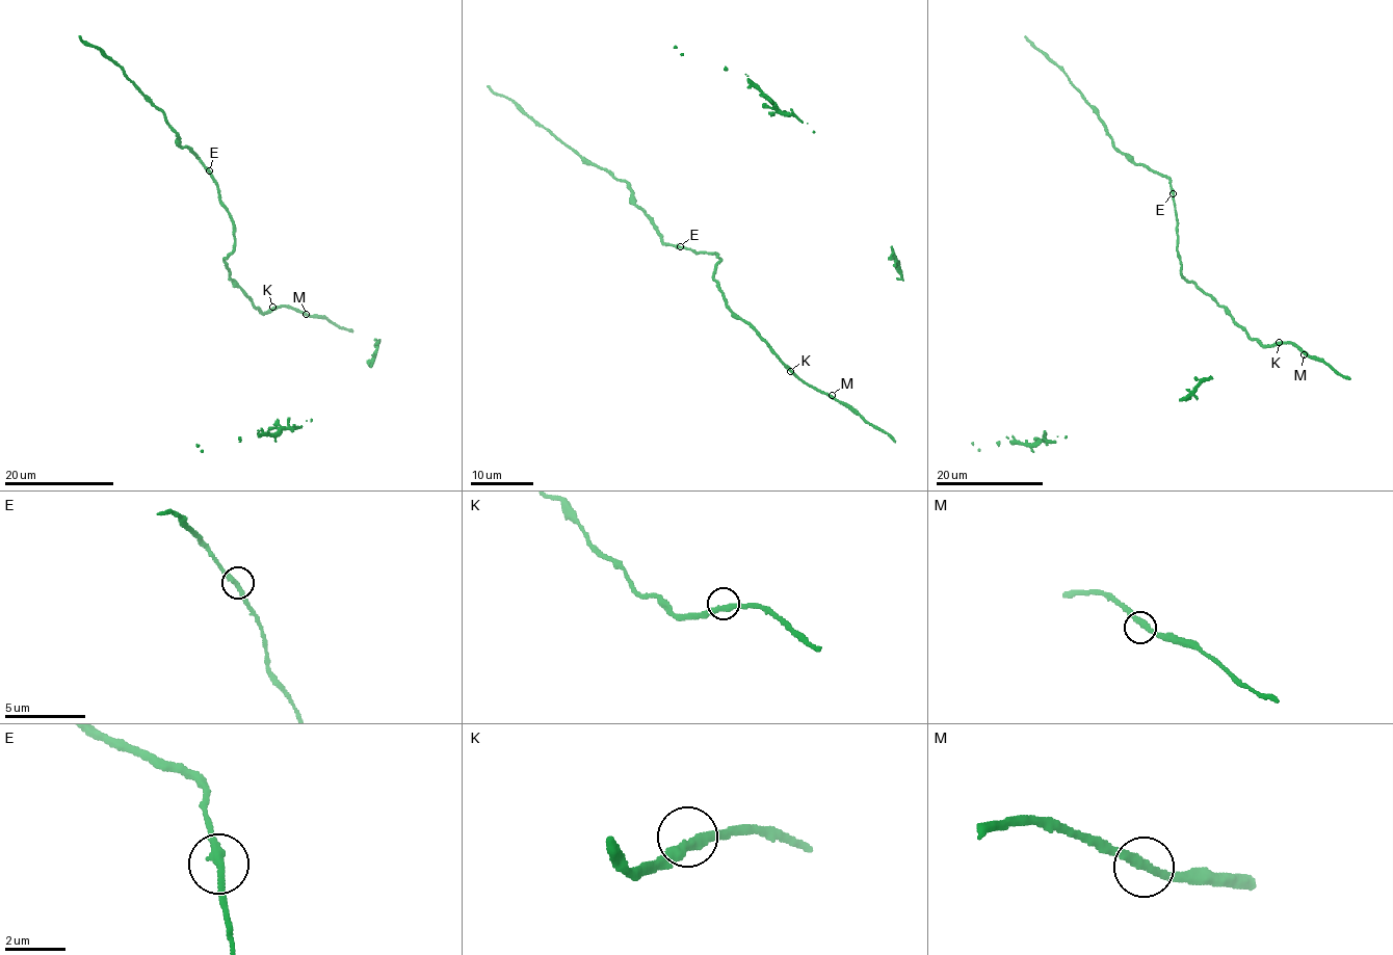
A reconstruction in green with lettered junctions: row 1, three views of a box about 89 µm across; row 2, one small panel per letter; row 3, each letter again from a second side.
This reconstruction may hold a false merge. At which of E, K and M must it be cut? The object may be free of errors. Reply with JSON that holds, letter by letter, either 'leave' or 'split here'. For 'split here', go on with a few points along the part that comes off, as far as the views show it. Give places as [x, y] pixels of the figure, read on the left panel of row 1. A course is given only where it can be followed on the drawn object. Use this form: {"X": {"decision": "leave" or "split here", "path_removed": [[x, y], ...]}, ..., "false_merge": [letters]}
{"E": {"decision": "leave"}, "K": {"decision": "leave"}, "M": {"decision": "leave"}, "false_merge": []}

